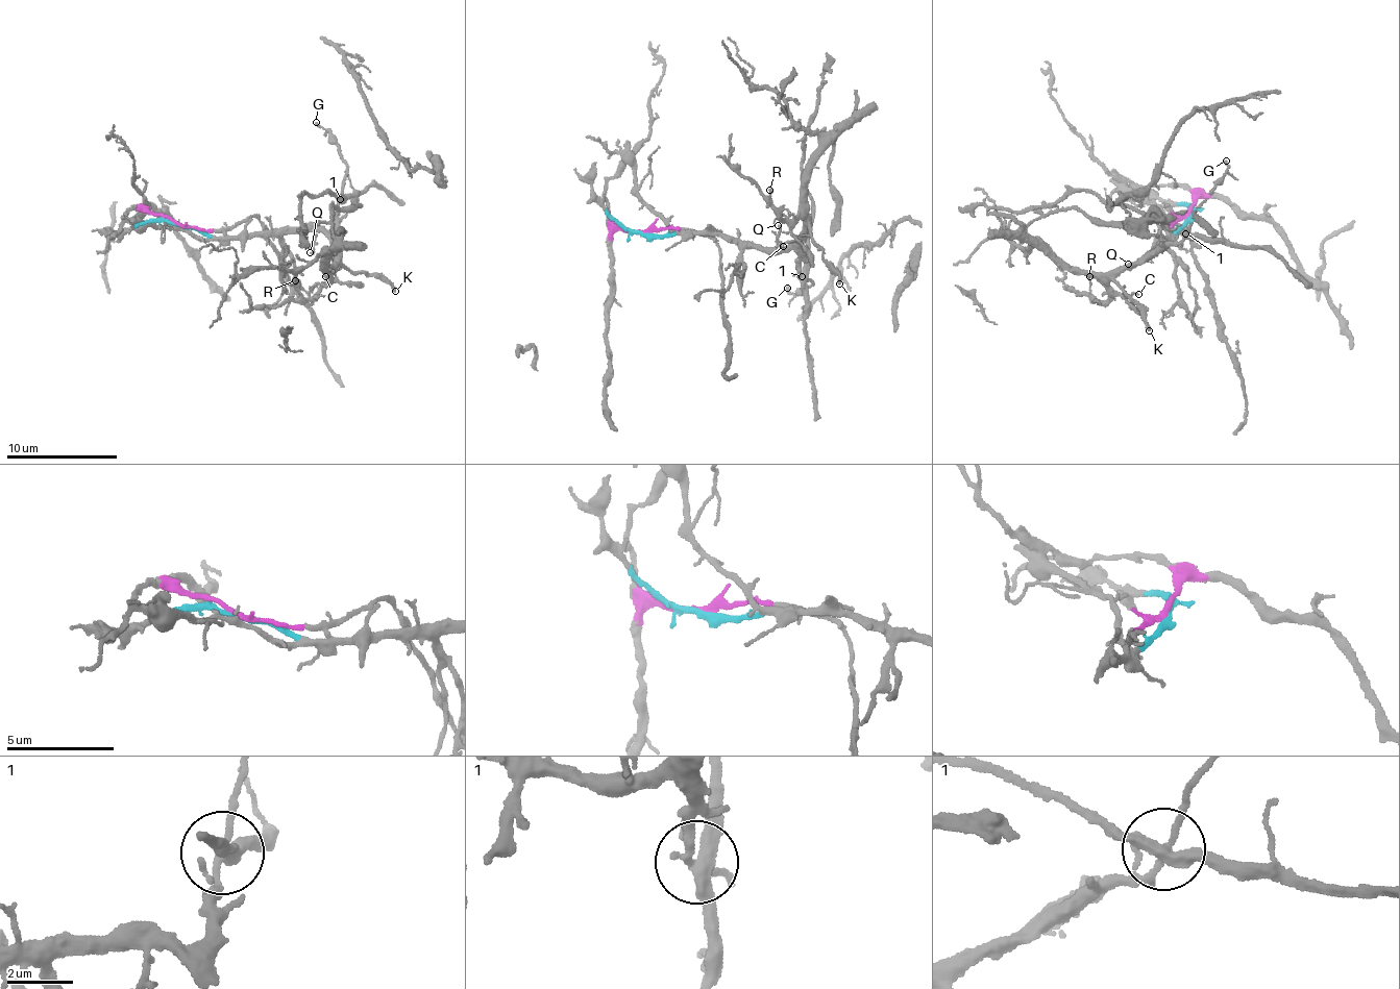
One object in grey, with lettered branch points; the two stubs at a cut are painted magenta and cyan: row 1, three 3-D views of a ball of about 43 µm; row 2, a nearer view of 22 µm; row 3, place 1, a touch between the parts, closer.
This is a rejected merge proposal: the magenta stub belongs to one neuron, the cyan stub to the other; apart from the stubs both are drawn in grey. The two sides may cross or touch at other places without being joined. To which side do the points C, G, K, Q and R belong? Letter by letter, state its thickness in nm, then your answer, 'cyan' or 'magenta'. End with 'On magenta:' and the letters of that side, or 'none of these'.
C: calibre 110 nm; cyan
G: calibre 130 nm; cyan
K: calibre 200 nm; cyan
Q: calibre 150 nm; cyan
R: calibre 130 nm; cyan
On magenta: none of these

